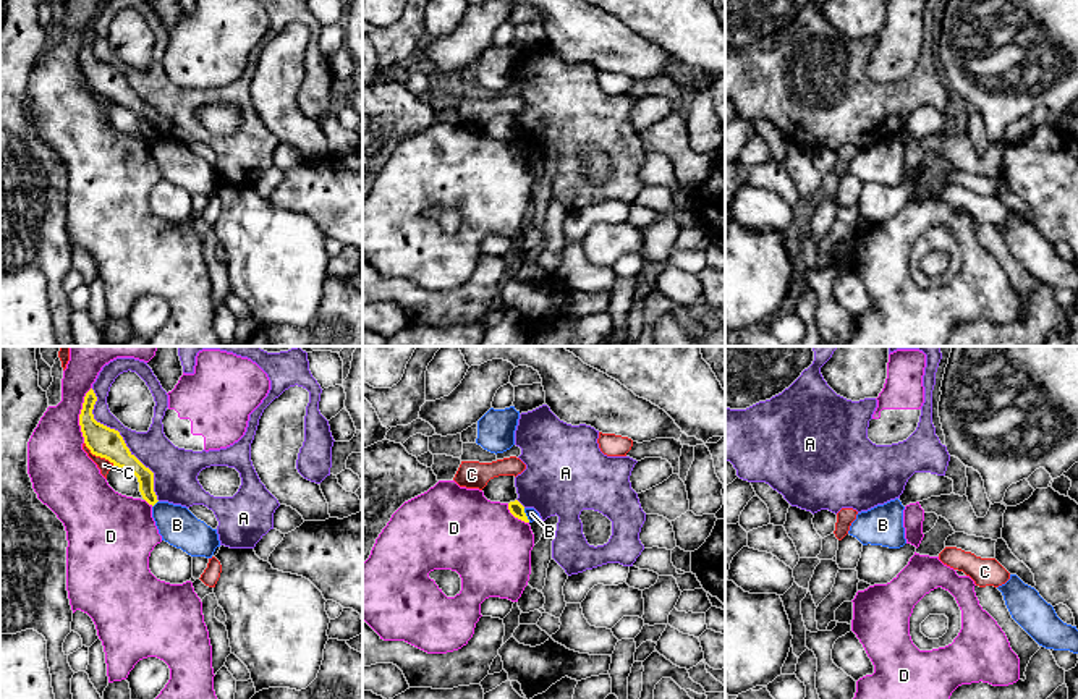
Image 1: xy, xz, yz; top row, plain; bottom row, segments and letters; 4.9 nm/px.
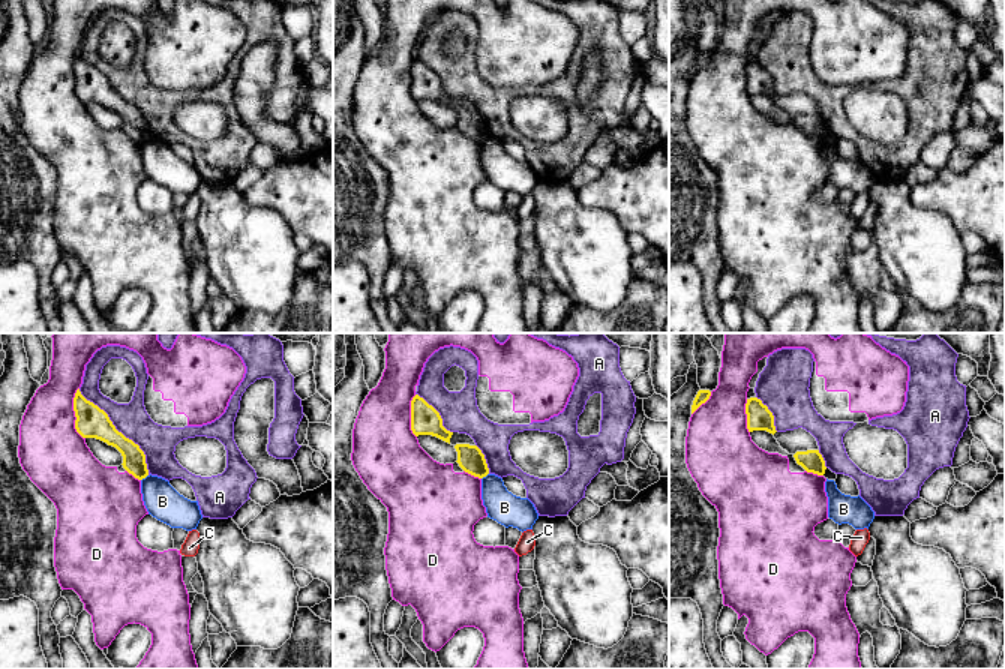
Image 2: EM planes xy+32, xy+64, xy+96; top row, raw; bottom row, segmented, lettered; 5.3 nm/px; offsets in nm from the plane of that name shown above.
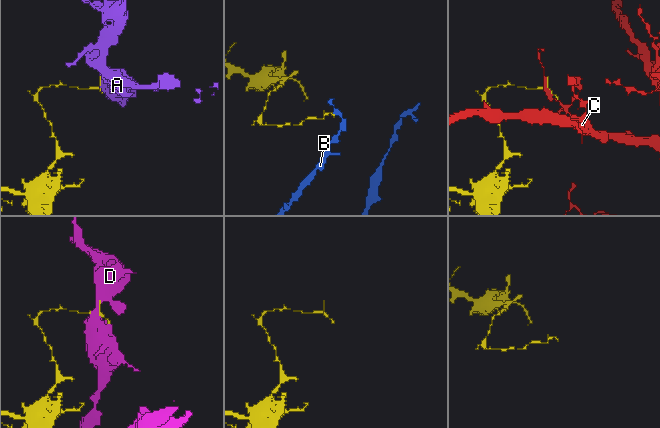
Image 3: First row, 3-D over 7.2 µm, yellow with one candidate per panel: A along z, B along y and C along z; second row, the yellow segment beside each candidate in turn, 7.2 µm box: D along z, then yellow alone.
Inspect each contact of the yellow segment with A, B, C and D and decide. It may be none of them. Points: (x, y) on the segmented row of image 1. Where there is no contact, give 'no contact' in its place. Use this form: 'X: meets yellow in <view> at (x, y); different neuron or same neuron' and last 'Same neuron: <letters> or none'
A: meets yellow in xy at (123, 440); different neuron
B: meets yellow in xz at (525, 515); different neuron
C: meets yellow in xy at (97, 455); different neuron
D: meets yellow in xy at (80, 415); different neuron
Same neuron: none

